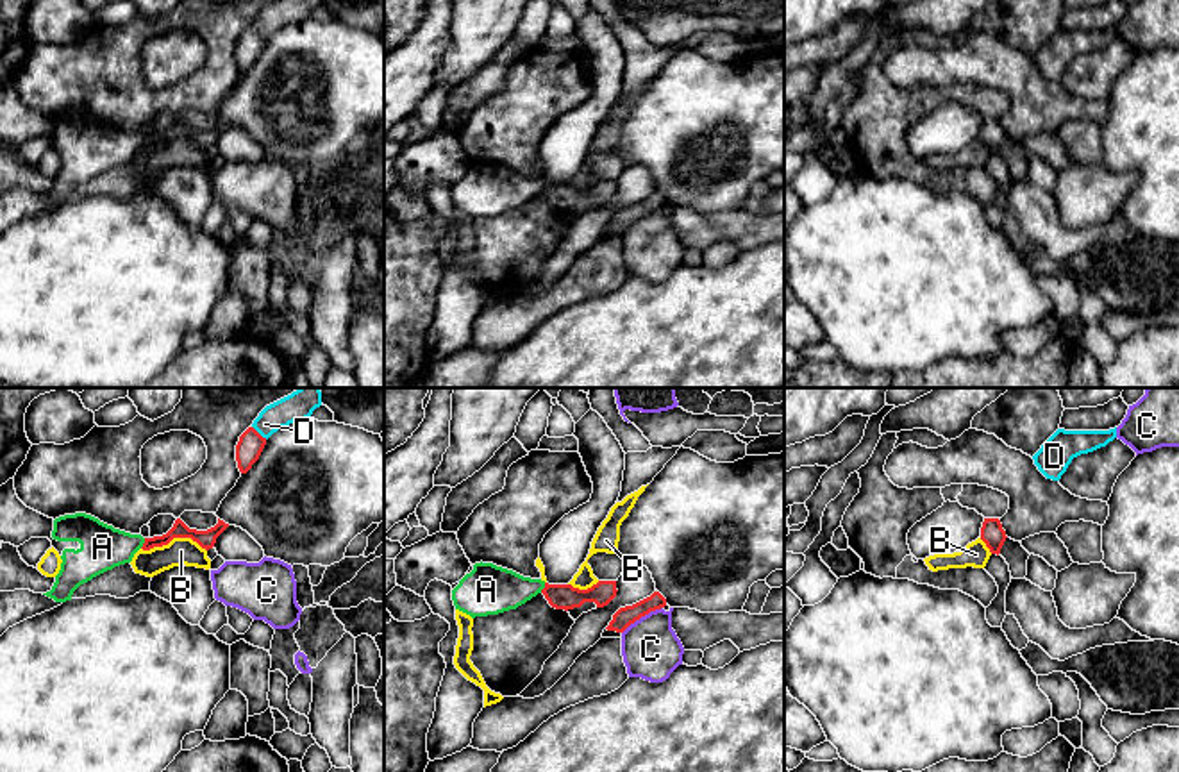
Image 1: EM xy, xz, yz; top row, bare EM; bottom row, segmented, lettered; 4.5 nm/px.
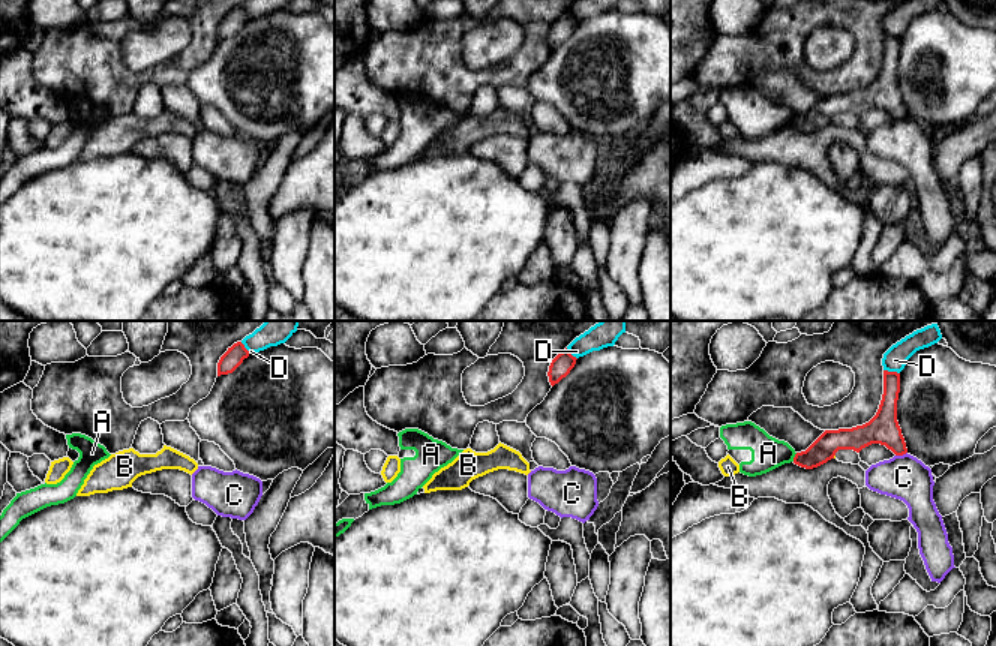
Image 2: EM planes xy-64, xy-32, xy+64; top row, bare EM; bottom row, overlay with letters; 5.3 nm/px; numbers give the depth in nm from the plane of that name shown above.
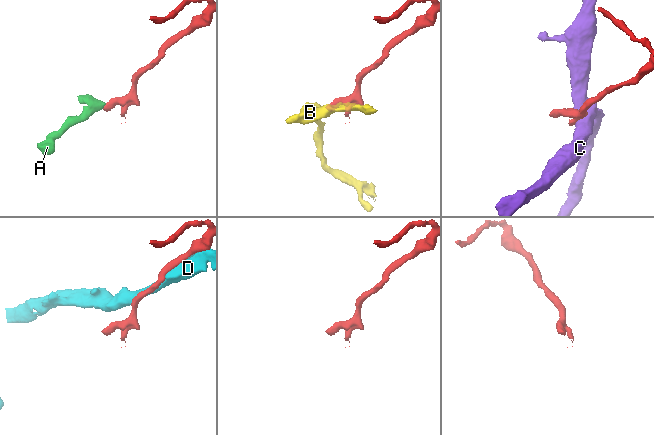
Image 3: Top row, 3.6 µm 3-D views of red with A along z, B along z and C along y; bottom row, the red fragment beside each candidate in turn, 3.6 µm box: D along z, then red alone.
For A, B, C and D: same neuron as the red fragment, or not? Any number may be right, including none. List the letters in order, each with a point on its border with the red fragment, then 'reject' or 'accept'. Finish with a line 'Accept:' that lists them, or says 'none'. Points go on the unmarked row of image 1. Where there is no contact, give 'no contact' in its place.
A: meets red in xy at (143, 143); reject
B: meets red in xy at (174, 136); reject
C: meets red in xz at (642, 215); reject
D: meets red in xy at (258, 33); reject
Accept: none

